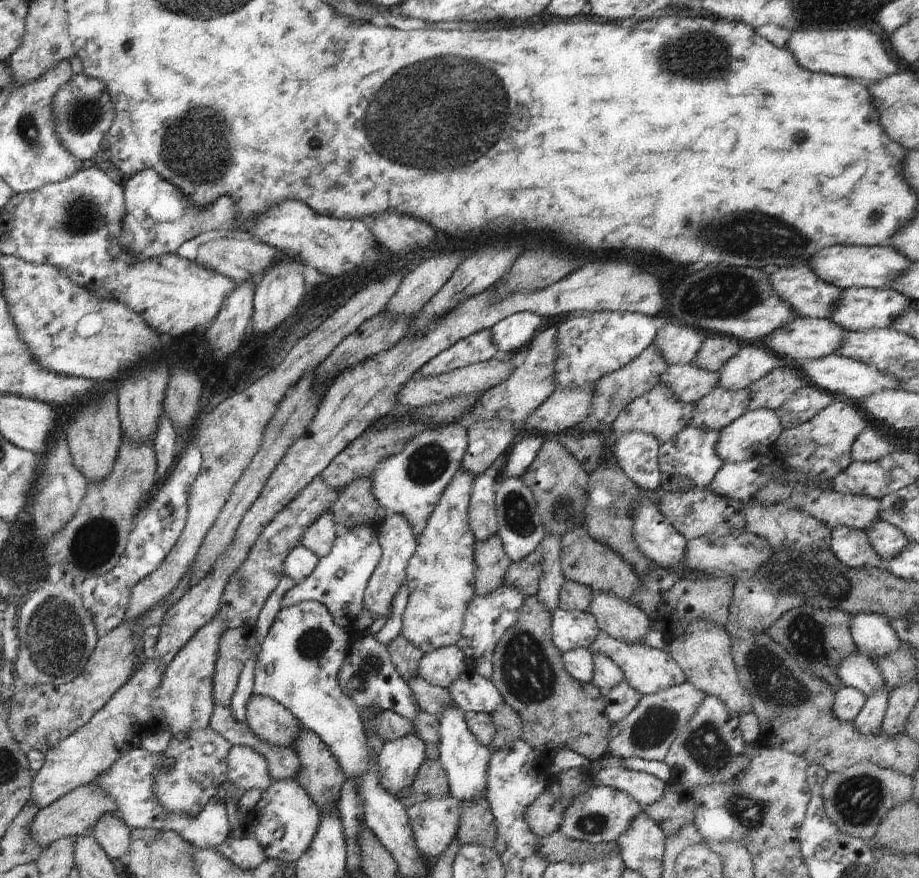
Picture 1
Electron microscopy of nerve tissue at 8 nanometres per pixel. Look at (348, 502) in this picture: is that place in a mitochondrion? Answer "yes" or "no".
no

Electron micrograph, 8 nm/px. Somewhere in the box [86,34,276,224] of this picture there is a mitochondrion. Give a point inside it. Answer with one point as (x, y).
(185, 140)

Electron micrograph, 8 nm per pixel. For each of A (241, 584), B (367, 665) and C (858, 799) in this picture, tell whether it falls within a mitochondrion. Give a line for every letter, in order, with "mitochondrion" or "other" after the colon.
A: mitochondrion
B: mitochondrion
C: mitochondrion

